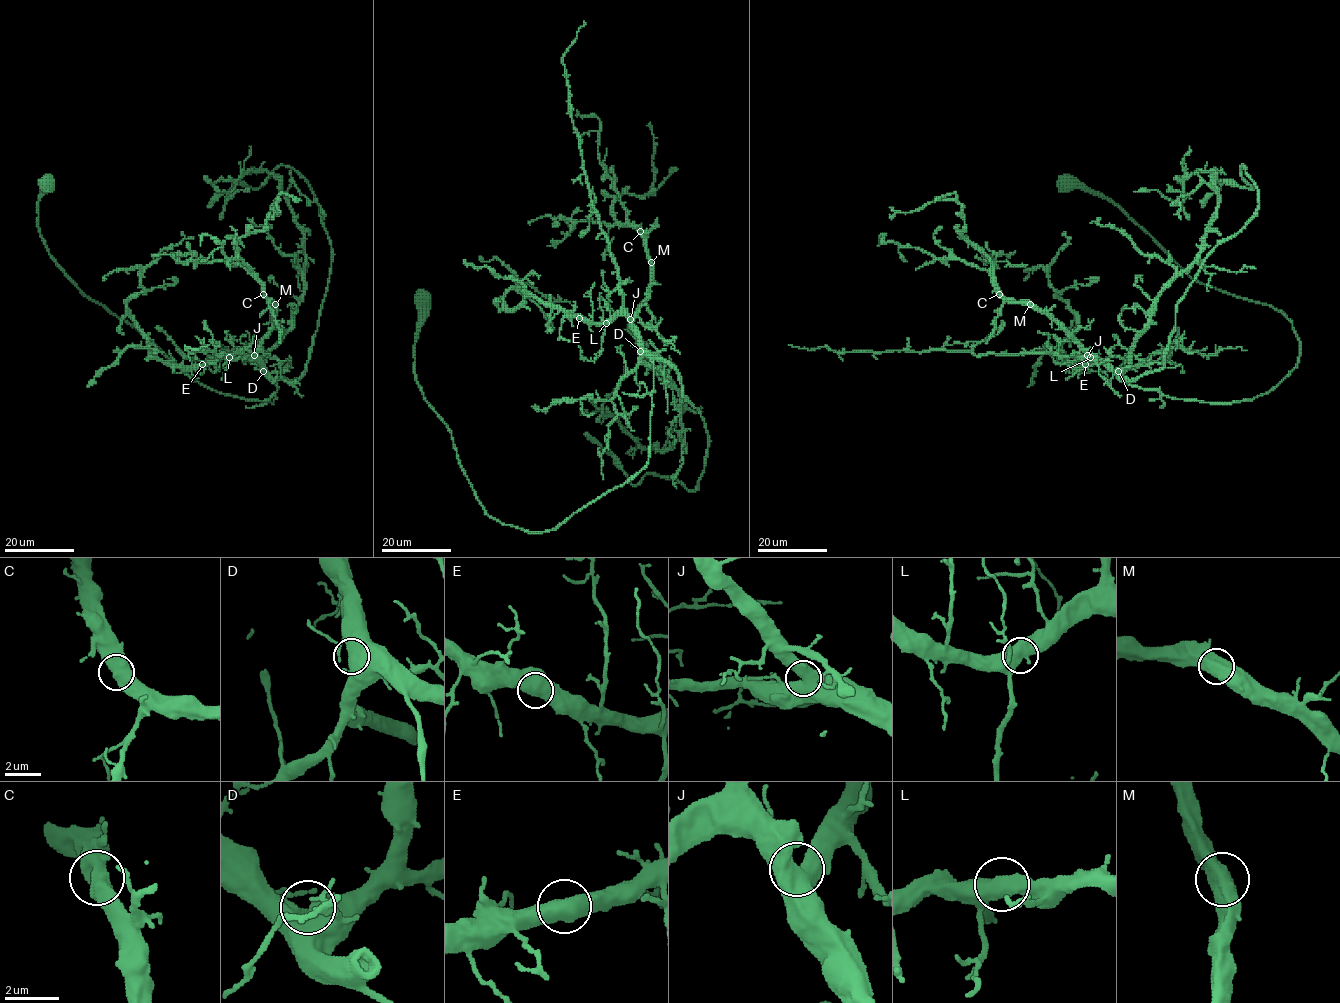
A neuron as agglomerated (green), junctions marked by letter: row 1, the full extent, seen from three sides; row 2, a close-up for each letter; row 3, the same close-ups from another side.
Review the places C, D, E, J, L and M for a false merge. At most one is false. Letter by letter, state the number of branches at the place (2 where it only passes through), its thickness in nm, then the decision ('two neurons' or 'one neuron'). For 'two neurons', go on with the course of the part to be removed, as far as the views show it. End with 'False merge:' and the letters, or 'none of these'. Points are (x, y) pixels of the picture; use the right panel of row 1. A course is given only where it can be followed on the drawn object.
C: branches 2; calibre 700 nm; one neuron
D: branches 2; calibre 700 nm; one neuron
E: branches 2; calibre 650 nm; one neuron
J: branches 2; calibre 700 nm; one neuron
L: branches 2; calibre 650 nm; one neuron
M: branches 2; calibre 700 nm; one neuron
False merge: none of these

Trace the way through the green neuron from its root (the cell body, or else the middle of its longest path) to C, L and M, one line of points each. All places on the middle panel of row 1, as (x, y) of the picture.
C: (424, 299), (415, 379), (476, 498), (504, 524), (548, 531), (648, 461), (640, 231)
L: (424, 299), (423, 397), (484, 510), (528, 531), (555, 528), (648, 461), (653, 362), (624, 315), (606, 323)
M: (424, 299), (415, 379), (476, 498), (504, 524), (548, 531), (648, 461), (654, 367), (632, 316), (651, 263)

